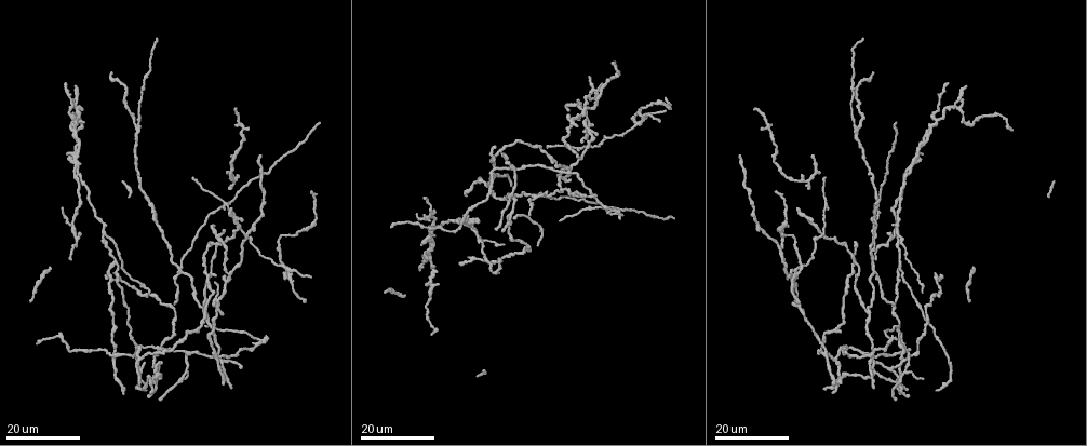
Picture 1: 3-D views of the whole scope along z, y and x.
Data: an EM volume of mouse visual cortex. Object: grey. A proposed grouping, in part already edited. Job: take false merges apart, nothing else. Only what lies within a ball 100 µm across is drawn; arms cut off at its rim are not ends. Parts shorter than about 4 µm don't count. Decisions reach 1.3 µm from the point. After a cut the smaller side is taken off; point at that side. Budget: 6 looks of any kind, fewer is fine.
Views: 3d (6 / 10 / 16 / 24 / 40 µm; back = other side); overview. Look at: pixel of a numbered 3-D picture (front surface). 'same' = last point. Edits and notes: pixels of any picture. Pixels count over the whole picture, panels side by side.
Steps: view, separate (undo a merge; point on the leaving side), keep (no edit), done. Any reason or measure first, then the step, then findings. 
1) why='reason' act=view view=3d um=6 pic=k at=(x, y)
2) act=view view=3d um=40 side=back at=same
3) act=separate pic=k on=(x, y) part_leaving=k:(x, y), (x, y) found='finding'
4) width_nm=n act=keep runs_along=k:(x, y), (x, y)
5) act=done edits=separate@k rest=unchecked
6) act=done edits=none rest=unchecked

act=view view=3d um=16 pic=1 at=(75, 165)

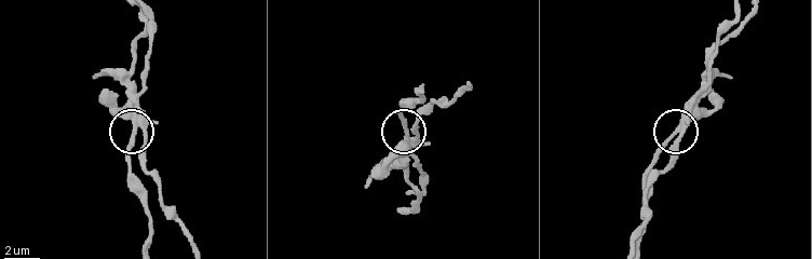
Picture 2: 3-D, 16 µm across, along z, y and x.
act=view view=3d um=10 pic=2 at=(675, 127)

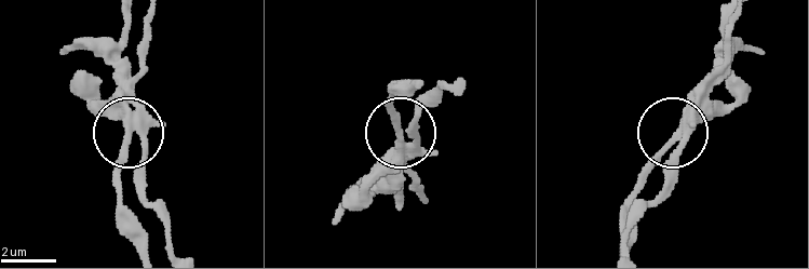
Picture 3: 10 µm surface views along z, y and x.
act=view view=3d um=6 pic=3 at=(677, 131)

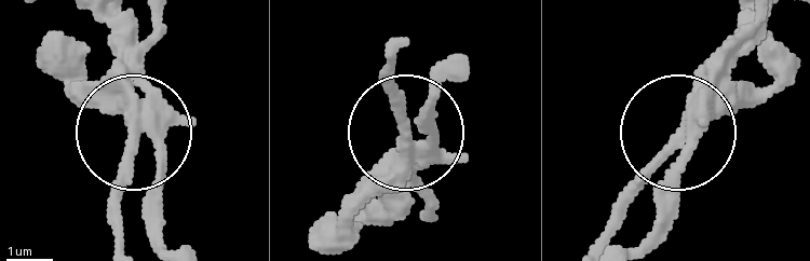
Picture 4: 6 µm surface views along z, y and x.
arms=3 act=keep runs_along=4:(169, 248), (145, 136), (122, 191), (122, 245) found='continuous, no second neuron'

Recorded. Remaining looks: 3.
why='four-way junction' act=view view=3d um=24 pic=1 at=(938, 120)

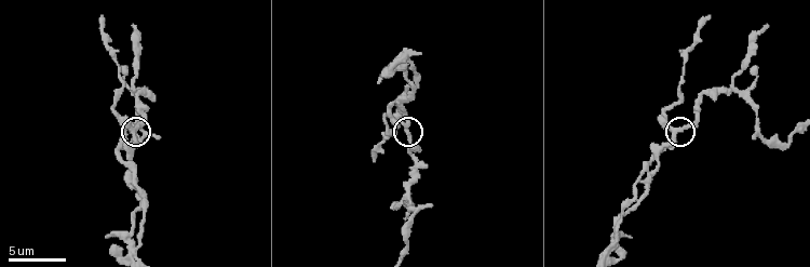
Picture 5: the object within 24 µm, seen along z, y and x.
act=view view=3d um=10 pic=5 at=(131, 130)

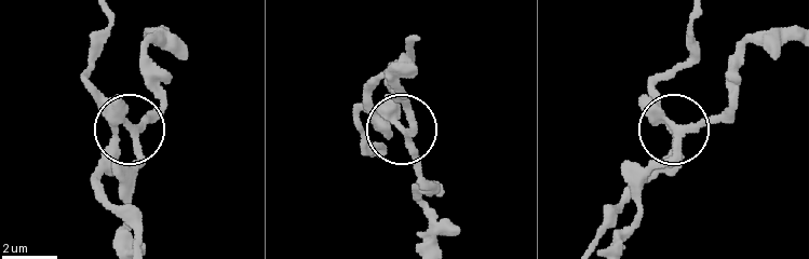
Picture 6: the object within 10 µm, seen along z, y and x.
side_arm_um=13 act=keep runs_along=6:(623, 242), (639, 186), (672, 145), (651, 84) found='all the same neuron'

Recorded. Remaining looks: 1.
act=done edits=none rest=unchecked

